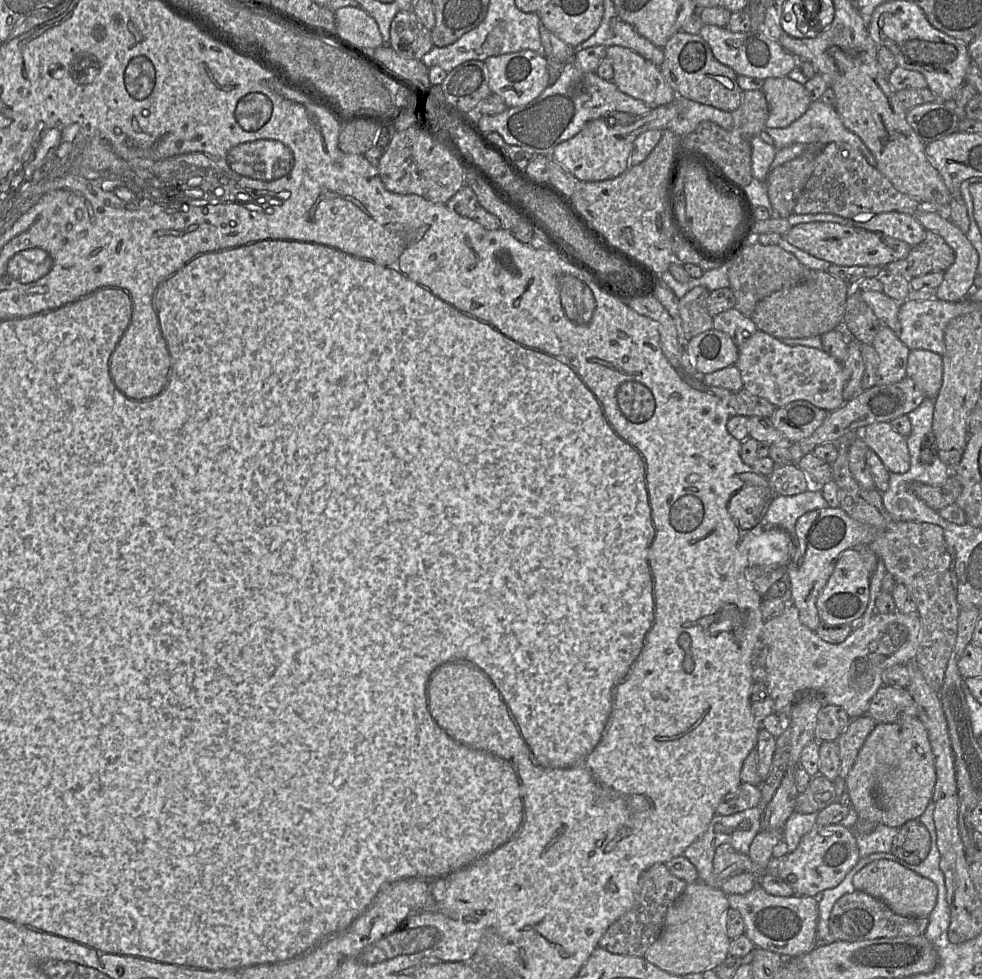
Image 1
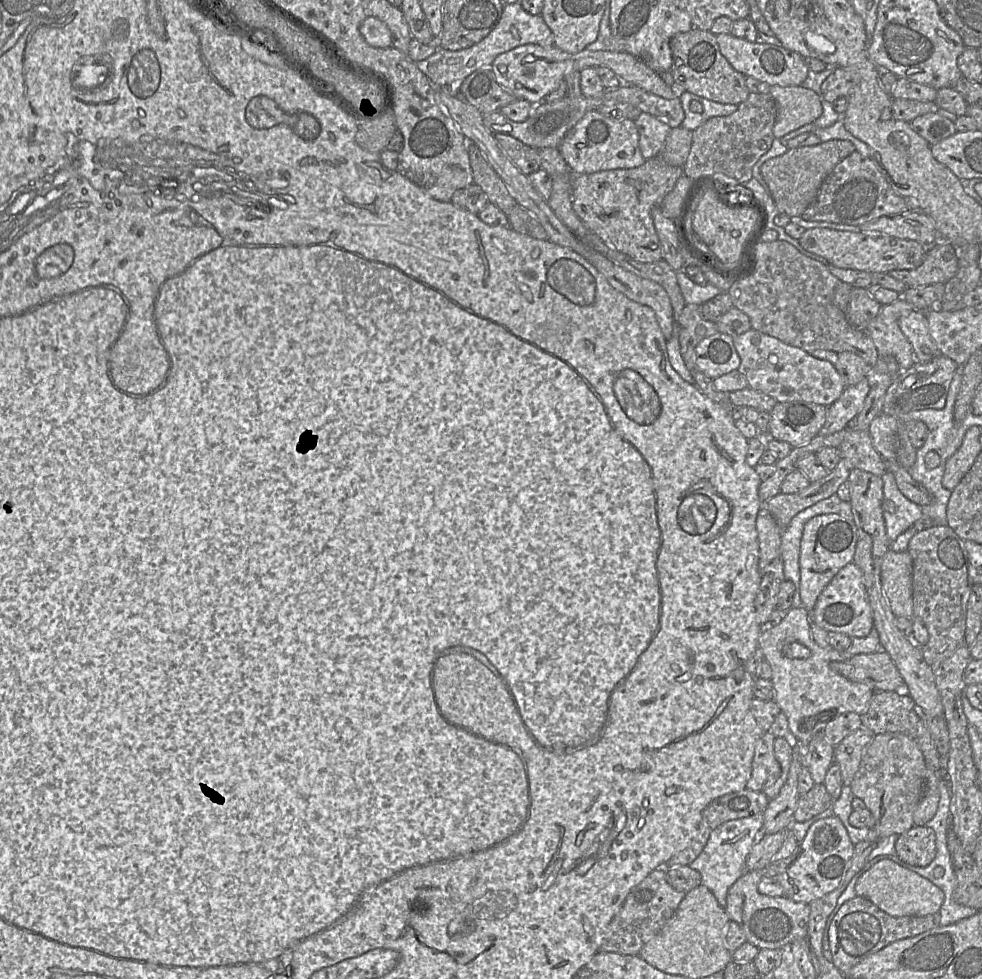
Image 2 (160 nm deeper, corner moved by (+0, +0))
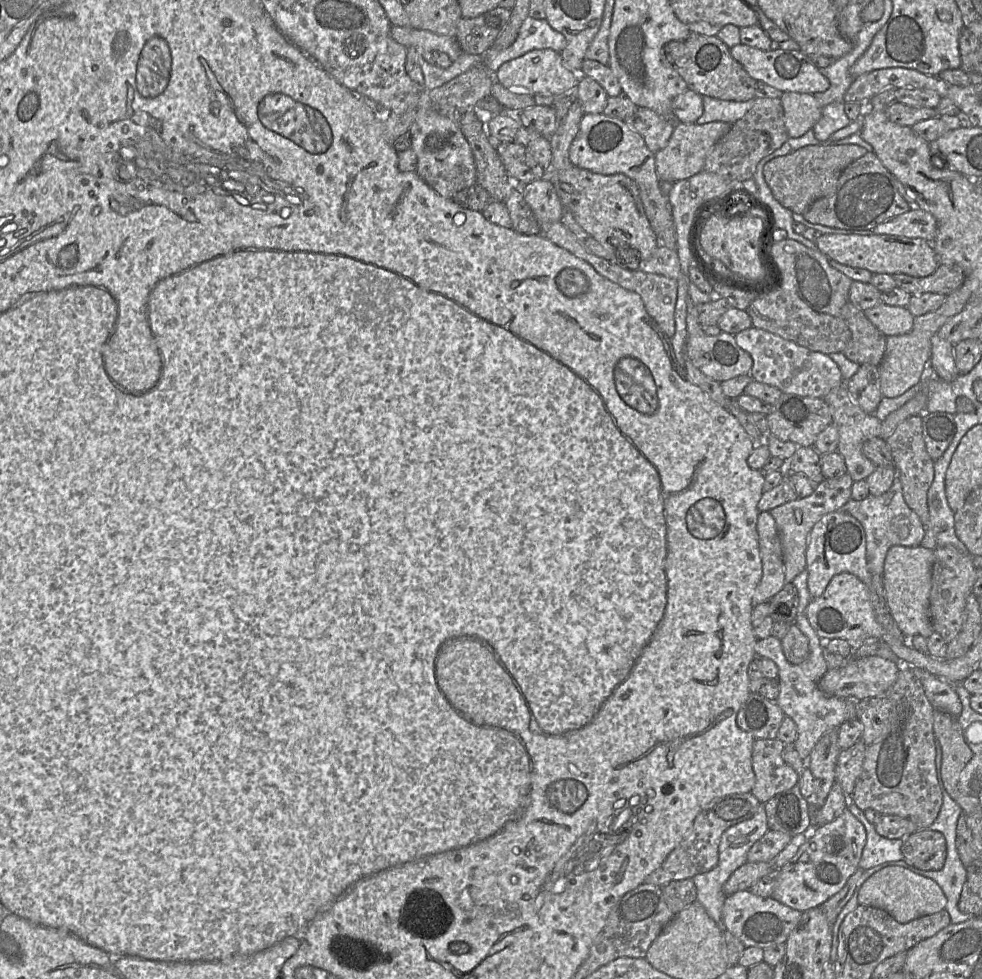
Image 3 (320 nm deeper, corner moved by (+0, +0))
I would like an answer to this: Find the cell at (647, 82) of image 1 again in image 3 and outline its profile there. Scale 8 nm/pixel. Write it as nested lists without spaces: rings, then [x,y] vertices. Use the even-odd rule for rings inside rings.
[[[538,49],[501,65],[494,74],[494,79],[502,86],[512,88],[512,91],[516,93],[560,96],[576,88],[579,76],[578,72],[573,72],[564,64],[561,53],[552,49]]]

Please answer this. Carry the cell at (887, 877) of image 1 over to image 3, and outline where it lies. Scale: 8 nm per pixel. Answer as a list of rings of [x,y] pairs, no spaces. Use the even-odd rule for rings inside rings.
[[[886,866],[875,872],[860,887],[858,903],[883,909],[899,923],[907,923],[945,909],[947,898],[934,880],[901,866]]]

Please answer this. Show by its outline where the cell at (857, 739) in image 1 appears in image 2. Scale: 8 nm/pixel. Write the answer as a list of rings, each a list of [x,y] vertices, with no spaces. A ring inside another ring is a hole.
[[[861,726],[834,748],[834,762],[840,766],[844,785],[851,785],[859,770],[863,753],[875,734]]]

